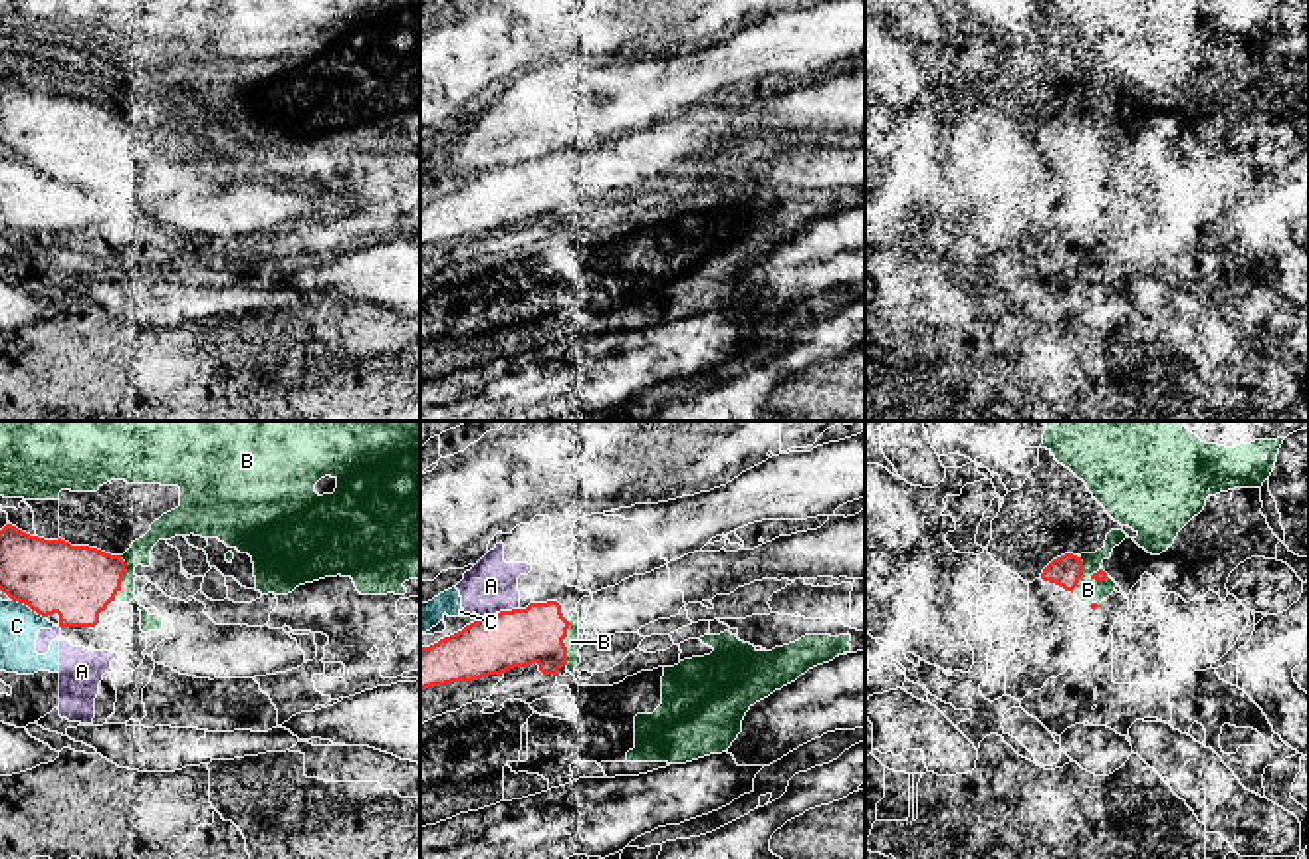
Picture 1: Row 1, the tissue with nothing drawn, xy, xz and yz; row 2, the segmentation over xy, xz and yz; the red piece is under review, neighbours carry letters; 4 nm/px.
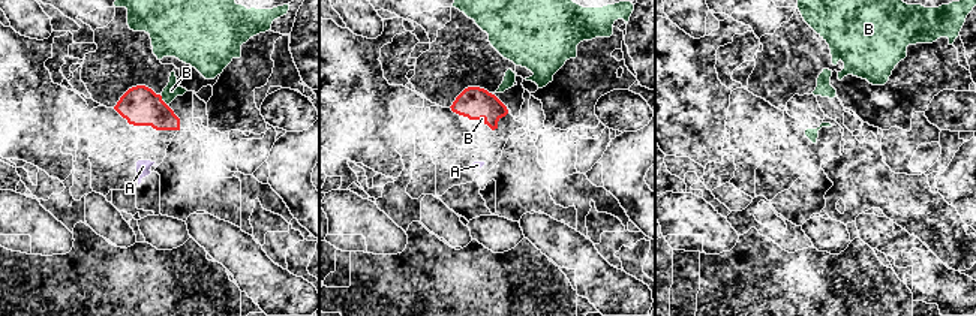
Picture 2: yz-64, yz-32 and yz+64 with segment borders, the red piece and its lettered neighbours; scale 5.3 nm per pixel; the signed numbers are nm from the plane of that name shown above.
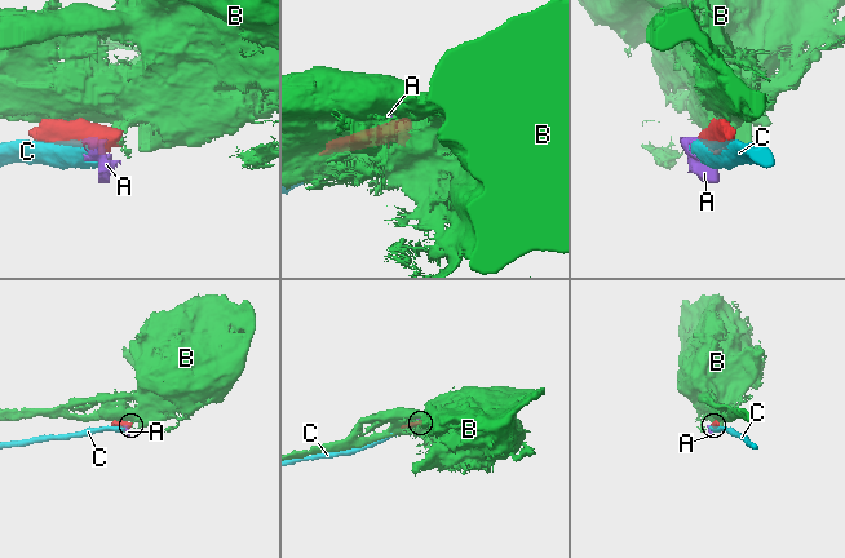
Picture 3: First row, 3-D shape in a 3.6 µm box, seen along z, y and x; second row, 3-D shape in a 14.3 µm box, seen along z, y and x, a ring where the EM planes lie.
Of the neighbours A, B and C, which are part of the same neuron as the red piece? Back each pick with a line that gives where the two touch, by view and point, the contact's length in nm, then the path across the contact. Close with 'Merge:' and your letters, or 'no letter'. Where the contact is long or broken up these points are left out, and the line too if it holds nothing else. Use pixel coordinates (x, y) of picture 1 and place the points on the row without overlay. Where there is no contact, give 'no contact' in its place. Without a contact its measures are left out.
Merge: no letter

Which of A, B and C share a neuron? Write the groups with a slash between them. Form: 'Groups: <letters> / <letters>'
Groups: A C / B

